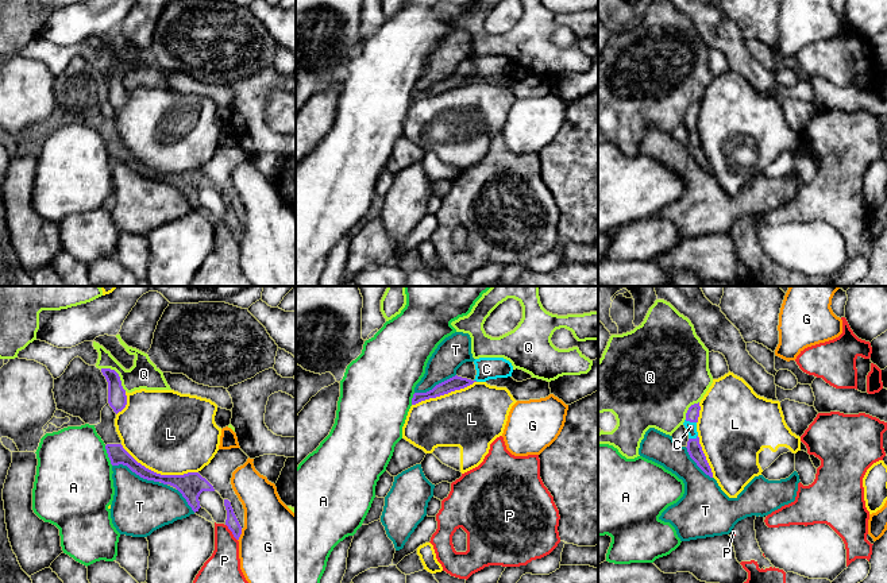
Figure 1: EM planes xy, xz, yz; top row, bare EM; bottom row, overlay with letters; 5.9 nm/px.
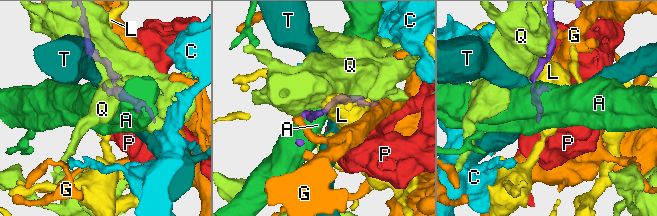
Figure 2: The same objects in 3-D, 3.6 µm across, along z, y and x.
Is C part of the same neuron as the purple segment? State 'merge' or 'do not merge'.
merge

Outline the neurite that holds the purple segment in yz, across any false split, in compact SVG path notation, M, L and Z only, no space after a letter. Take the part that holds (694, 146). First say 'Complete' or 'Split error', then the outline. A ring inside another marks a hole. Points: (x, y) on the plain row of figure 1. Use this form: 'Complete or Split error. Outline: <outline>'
Split error. Outline: M699 100L694 101L689 105L687 111L686 111L686 117L683 120L687 132L689 132L689 139L687 139L687 150L690 152L690 155L697 161L697 163L710 175L713 175L713 170L711 166L706 158L706 154L702 148L702 144L699 142L699 135L698 135L698 130L697 130L697 120L698 120L698 115L699 115Z

